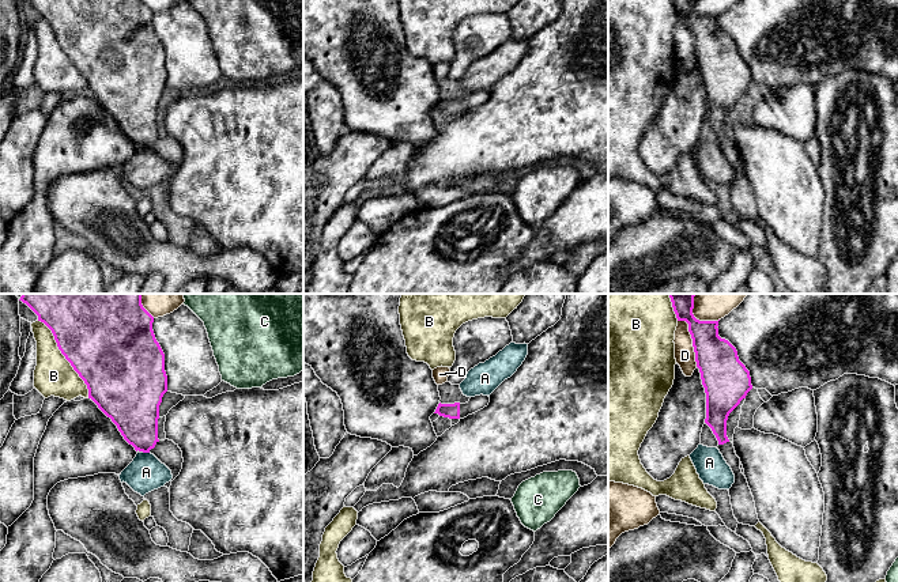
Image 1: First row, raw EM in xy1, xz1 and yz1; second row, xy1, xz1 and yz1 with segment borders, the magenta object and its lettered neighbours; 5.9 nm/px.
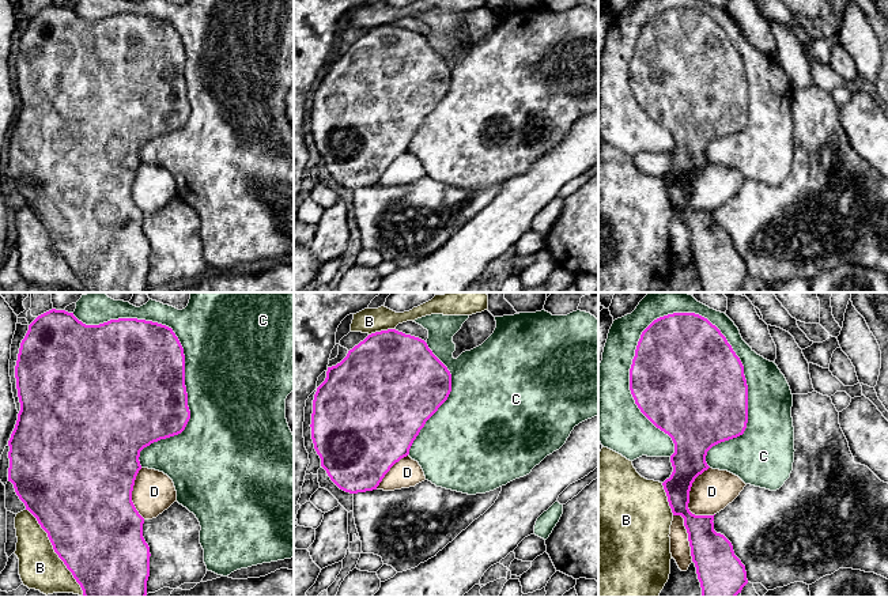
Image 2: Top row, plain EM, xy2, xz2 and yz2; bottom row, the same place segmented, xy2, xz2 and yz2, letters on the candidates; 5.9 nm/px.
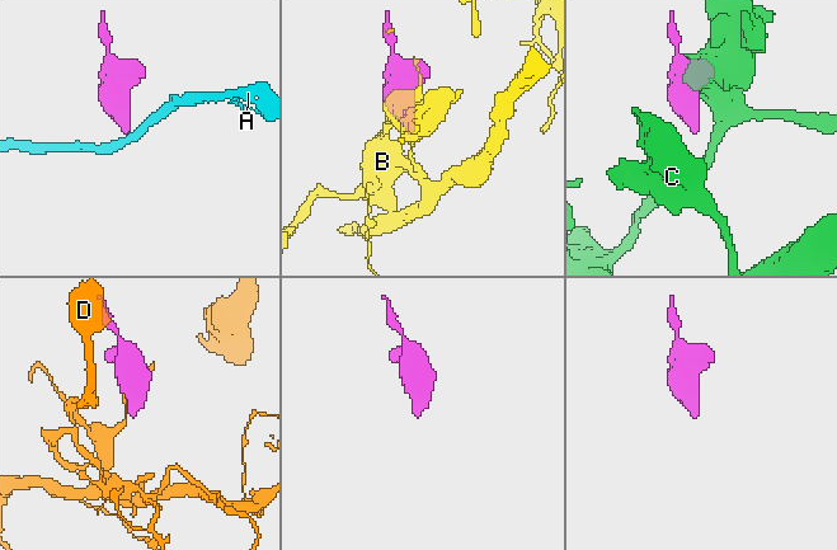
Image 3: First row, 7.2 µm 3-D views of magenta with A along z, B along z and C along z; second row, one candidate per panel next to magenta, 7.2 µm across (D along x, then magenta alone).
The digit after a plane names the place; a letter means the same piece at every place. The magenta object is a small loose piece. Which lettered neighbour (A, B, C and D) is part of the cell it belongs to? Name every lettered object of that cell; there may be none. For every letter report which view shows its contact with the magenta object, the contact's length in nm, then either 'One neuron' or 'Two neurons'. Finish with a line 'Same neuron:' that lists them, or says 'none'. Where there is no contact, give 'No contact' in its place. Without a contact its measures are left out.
A: Touches magenta in xy1. Shared border 50 nm. Two neurons
B: Touches magenta in xy2. Shared border 600 nm. Two neurons
C: Touches magenta in yz2. Shared border 950 nm. Two neurons
D: Touches magenta in yz2. Shared border 300 nm. Two neurons
Same neuron: none

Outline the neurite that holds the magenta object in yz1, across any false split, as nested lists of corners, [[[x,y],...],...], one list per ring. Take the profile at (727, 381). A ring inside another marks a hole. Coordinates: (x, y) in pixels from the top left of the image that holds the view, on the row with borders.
[[[668,294],[672,302],[678,321],[688,324],[688,332],[693,339],[697,367],[701,373],[702,385],[706,393],[706,419],[705,423],[712,428],[718,441],[717,449],[735,475],[735,483],[728,490],[733,515],[739,524],[755,526],[759,519],[755,509],[754,496],[748,487],[746,476],[740,469],[740,458],[735,453],[733,443],[727,436],[727,420],[729,413],[746,398],[752,389],[750,371],[739,360],[736,348],[725,339],[718,336],[718,321],[699,321],[694,317],[695,294]]]

